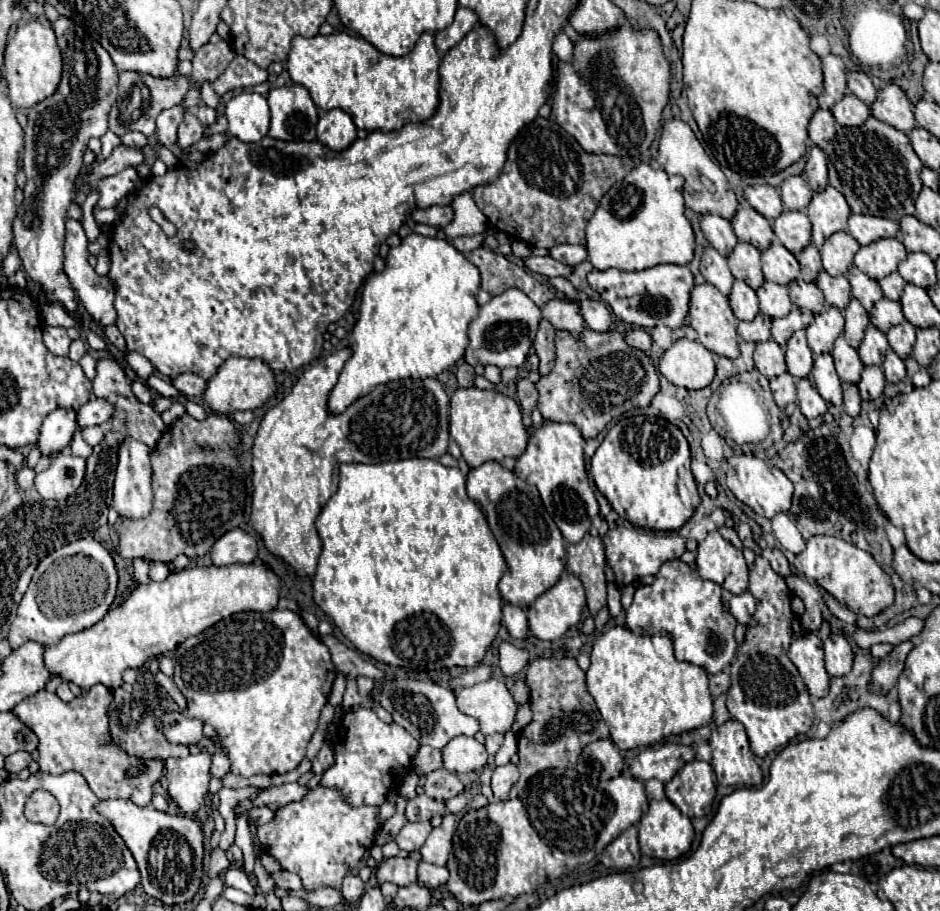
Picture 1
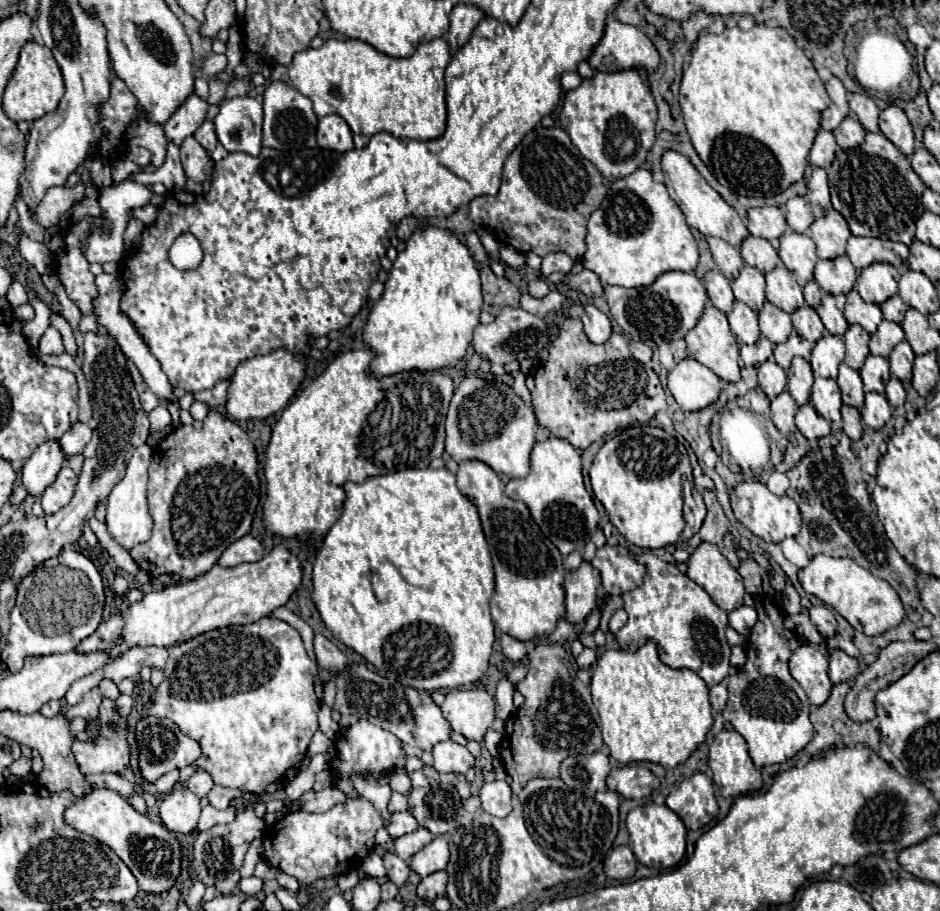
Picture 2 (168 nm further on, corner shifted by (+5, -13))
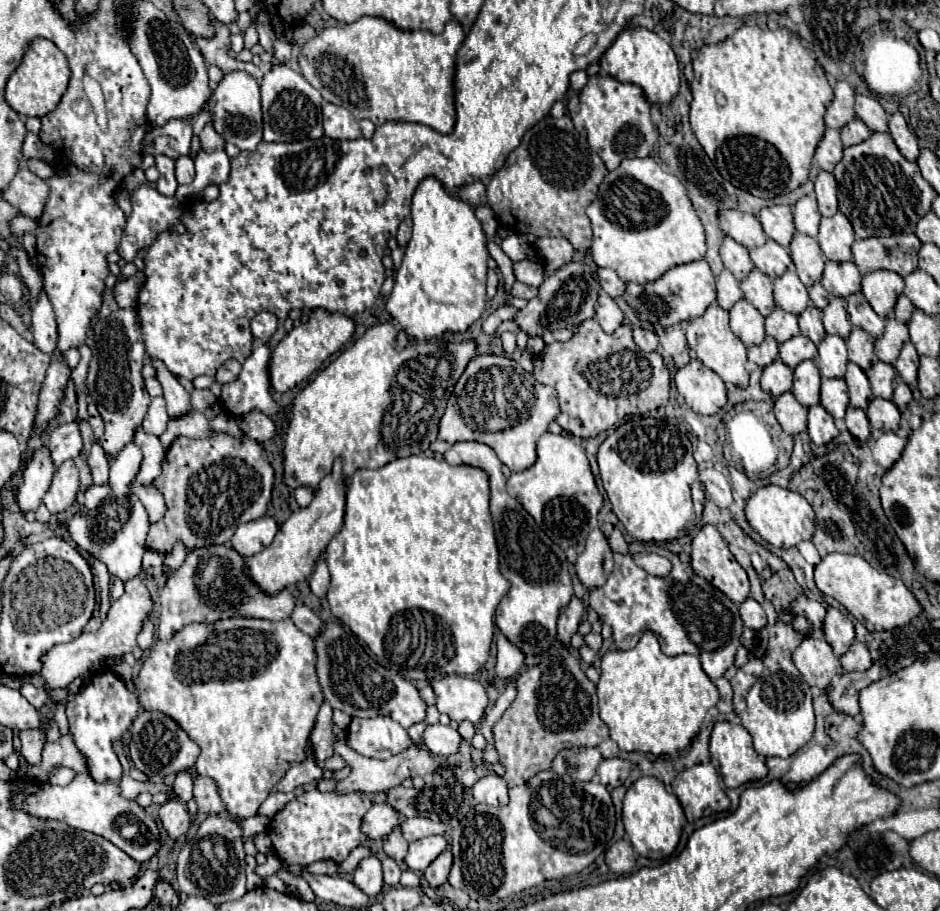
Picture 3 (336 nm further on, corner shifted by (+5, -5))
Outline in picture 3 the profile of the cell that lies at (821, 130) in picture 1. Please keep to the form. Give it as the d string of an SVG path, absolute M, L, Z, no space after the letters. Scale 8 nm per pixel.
M826 128L824 138L820 140L820 144L816 148L814 164L820 166L822 170L832 172L836 162L840 162L840 158L842 158L842 148L844 146L842 146L842 140L840 140L840 132L832 130L832 128Z

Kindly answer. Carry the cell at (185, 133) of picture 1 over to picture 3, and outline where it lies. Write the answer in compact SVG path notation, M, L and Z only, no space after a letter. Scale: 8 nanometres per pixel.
M200 150L194 154L194 164L196 164L196 176L190 184L180 186L176 190L176 198L180 202L190 202L196 200L200 196L200 192L208 186L208 184L222 184L228 180L228 172L230 172L230 160L226 156L224 150L214 150L214 152L206 152Z

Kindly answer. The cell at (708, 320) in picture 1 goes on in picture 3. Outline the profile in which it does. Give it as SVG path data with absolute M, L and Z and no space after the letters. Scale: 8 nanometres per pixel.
M718 304L708 306L704 316L700 316L700 318L686 324L686 338L688 338L688 346L696 352L696 356L702 360L702 364L712 368L726 384L736 384L736 386L746 386L748 384L746 346L730 330L728 312L724 308L720 308Z

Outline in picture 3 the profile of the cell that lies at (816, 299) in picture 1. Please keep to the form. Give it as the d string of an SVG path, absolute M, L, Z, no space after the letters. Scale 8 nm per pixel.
M808 306L802 314L798 314L798 326L804 336L808 336L814 344L818 344L826 332L822 326L822 312L816 306Z

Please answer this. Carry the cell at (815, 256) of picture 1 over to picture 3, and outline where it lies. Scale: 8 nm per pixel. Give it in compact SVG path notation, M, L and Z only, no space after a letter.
M814 282L814 284L808 288L808 294L810 294L810 300L812 300L812 304L814 304L816 308L824 308L824 306L828 304L830 294L822 288L820 282Z

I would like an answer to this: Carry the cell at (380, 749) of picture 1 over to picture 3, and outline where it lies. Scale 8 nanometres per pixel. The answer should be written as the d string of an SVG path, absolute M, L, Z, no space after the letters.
M388 716L352 718L346 742L358 754L378 760L388 760L412 746L408 732Z

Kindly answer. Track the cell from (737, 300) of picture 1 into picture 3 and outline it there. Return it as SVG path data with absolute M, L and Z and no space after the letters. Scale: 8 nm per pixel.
M744 298L730 310L730 328L746 346L764 342L764 316Z

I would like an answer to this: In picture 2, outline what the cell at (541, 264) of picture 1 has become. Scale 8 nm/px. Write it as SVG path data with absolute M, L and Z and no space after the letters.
M582 270L580 274L574 274L574 276L568 276L564 280L564 286L570 288L570 290L580 290L584 292L586 296L604 296L604 286L598 278L598 274L590 272L590 270Z

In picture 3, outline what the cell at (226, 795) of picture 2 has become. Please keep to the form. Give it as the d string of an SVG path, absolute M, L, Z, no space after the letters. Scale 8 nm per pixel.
M196 776L194 778L194 800L204 814L222 814L226 812L226 804L220 796L218 784L212 778Z

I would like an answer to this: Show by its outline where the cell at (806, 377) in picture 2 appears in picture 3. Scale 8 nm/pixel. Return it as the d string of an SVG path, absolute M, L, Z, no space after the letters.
M802 360L794 368L792 394L806 408L820 402L820 372L814 360Z

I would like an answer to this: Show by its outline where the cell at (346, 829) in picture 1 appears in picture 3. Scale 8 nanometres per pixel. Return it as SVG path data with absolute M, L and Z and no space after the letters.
M310 790L302 796L288 802L270 822L268 836L272 840L272 848L276 856L290 864L308 866L320 860L334 860L336 864L344 862L348 854L364 844L368 838L362 832L362 818L372 808L372 800L362 794L344 794L338 796L334 792L318 792Z

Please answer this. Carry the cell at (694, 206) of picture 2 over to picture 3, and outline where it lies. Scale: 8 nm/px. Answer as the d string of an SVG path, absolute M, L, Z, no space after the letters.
M722 210L718 212L718 226L720 230L734 238L738 244L746 248L756 248L766 242L766 234L756 216L744 214L740 210Z

